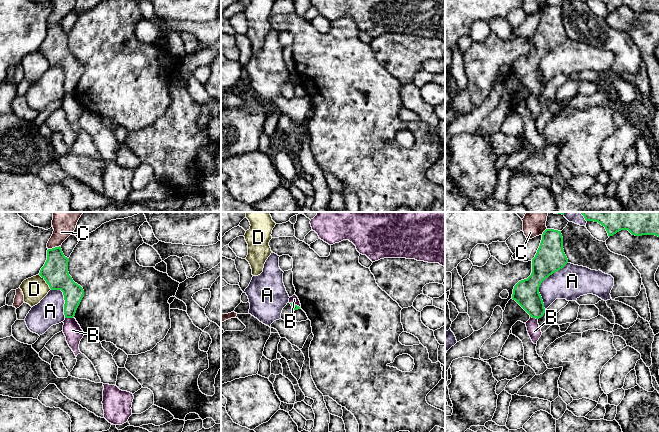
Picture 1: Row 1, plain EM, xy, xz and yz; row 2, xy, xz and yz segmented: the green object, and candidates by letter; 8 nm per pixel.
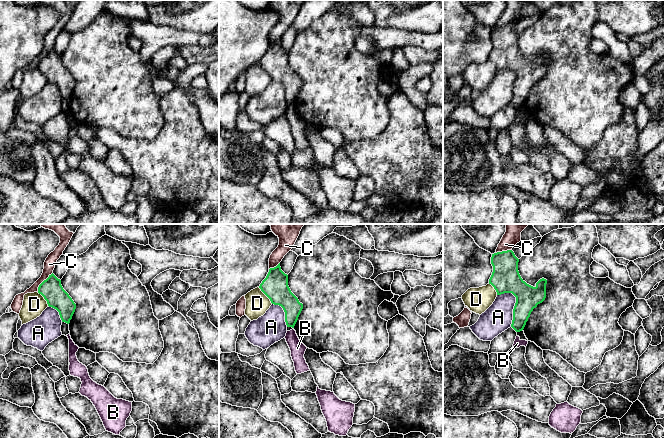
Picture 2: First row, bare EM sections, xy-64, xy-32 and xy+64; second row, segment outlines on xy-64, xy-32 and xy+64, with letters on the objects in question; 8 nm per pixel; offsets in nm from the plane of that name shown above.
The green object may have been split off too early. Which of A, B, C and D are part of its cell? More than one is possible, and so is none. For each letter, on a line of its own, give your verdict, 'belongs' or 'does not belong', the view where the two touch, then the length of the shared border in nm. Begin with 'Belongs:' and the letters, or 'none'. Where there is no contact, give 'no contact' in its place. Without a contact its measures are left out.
Belongs: none
A: does not belong | yz | 420 nm
B: does not belong | xy | 70 nm
C: does not belong | xy | 100 nm
D: does not belong | xy | 160 nm

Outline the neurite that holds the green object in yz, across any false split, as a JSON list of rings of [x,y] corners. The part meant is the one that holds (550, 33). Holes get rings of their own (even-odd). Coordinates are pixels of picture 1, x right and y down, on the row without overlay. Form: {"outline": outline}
{"outline": [[[546,5],[542,10],[542,16],[535,33],[532,35],[532,49],[524,56],[519,57],[513,65],[512,75],[515,76],[532,94],[541,94],[546,85],[539,69],[541,59],[553,49],[562,45],[568,39],[563,25],[563,13],[561,7]]]}

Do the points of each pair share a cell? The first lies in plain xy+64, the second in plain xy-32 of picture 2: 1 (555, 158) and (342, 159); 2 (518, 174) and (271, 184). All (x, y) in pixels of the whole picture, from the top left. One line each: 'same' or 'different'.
1: different
2: different

